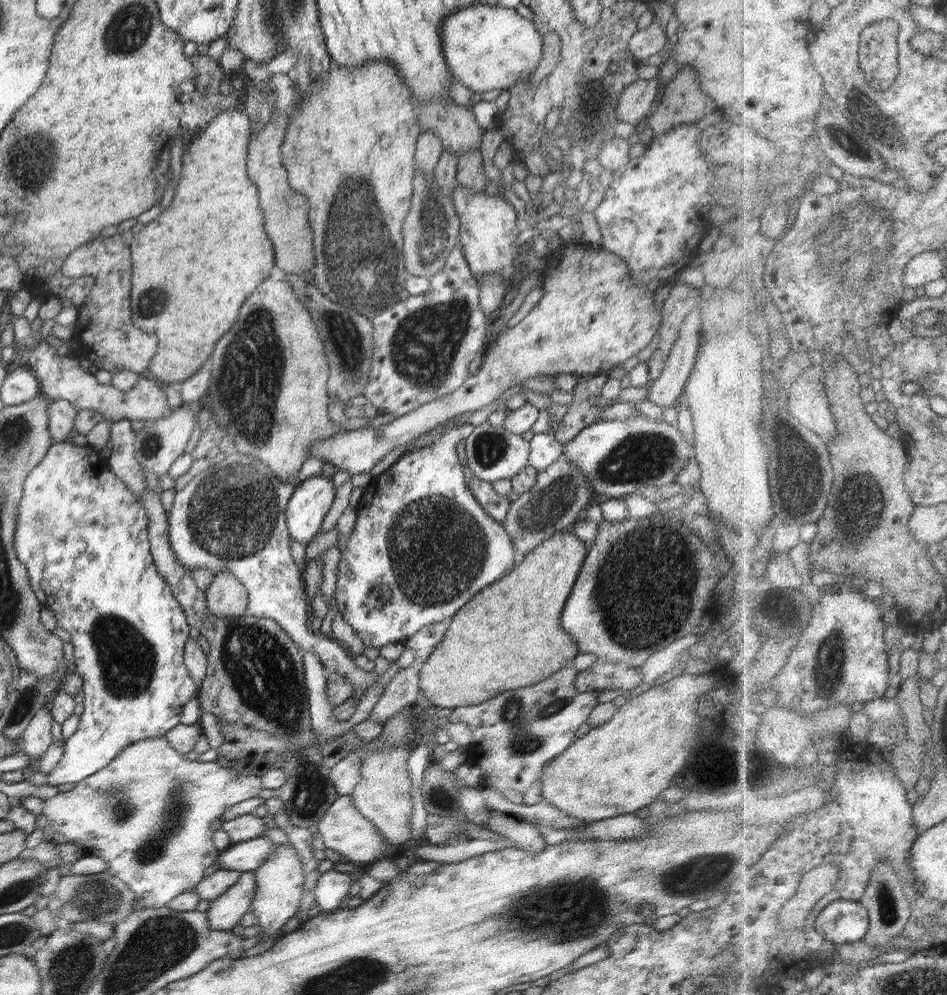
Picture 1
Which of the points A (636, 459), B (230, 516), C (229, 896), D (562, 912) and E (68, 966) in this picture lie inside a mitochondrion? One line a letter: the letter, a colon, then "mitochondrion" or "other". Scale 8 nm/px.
A: mitochondrion
B: mitochondrion
C: other
D: mitochondrion
E: mitochondrion

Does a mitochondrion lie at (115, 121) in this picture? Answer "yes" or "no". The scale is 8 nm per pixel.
no

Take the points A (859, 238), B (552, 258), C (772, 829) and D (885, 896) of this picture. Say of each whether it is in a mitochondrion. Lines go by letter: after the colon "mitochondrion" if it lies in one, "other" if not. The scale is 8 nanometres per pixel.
A: mitochondrion
B: other
C: other
D: mitochondrion

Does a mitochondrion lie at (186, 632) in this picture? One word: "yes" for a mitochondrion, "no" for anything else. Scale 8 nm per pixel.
no

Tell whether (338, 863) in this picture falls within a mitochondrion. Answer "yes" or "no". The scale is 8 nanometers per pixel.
no

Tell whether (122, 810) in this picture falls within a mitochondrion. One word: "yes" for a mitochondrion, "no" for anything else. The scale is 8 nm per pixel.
yes

